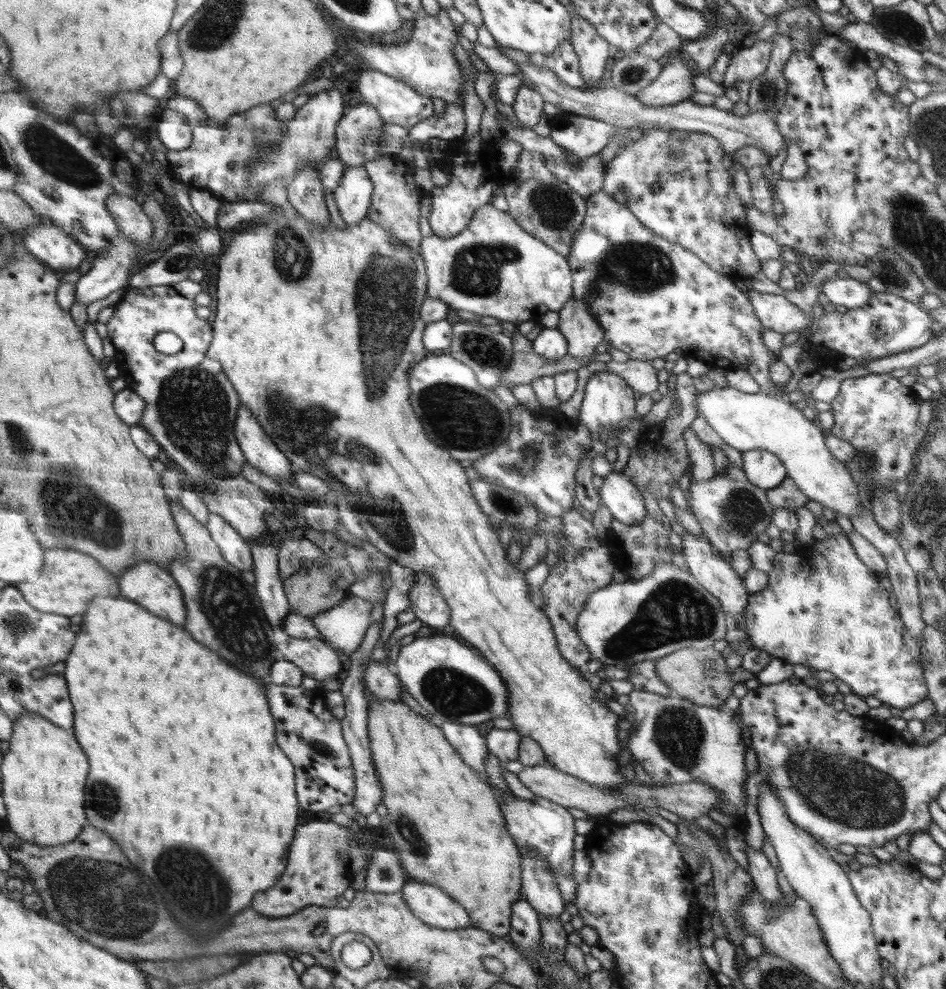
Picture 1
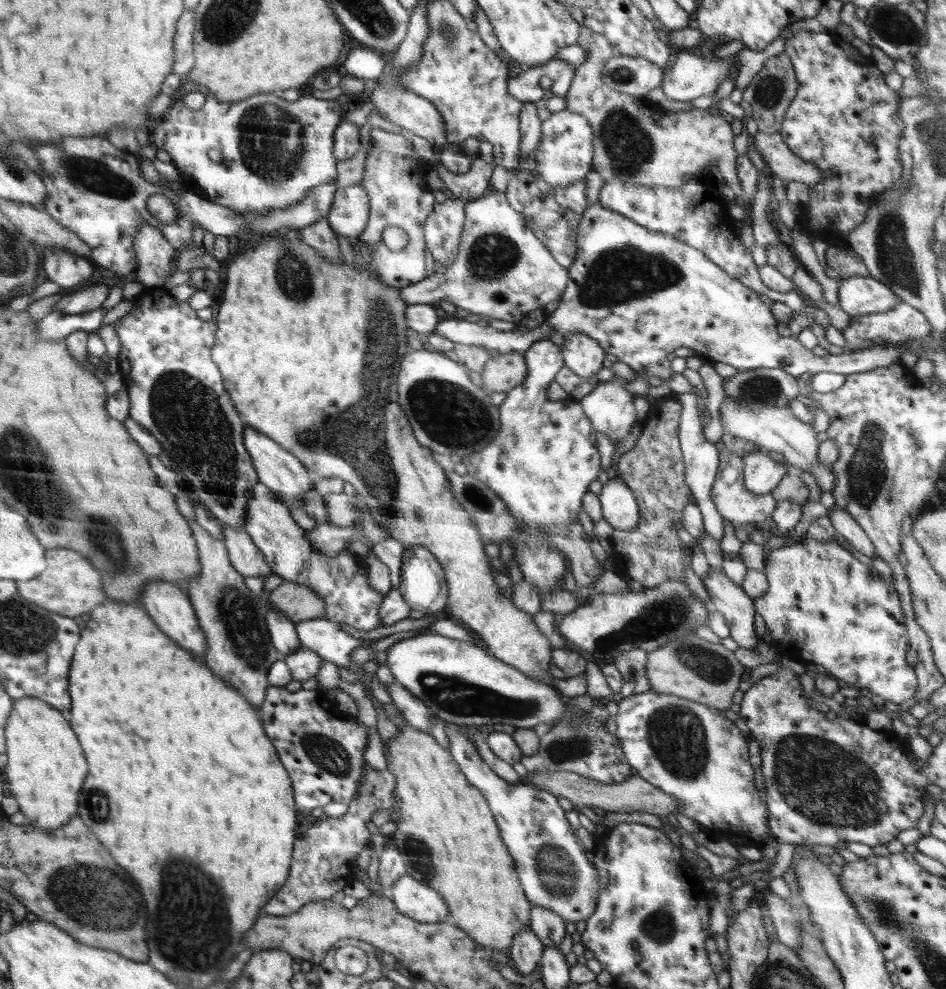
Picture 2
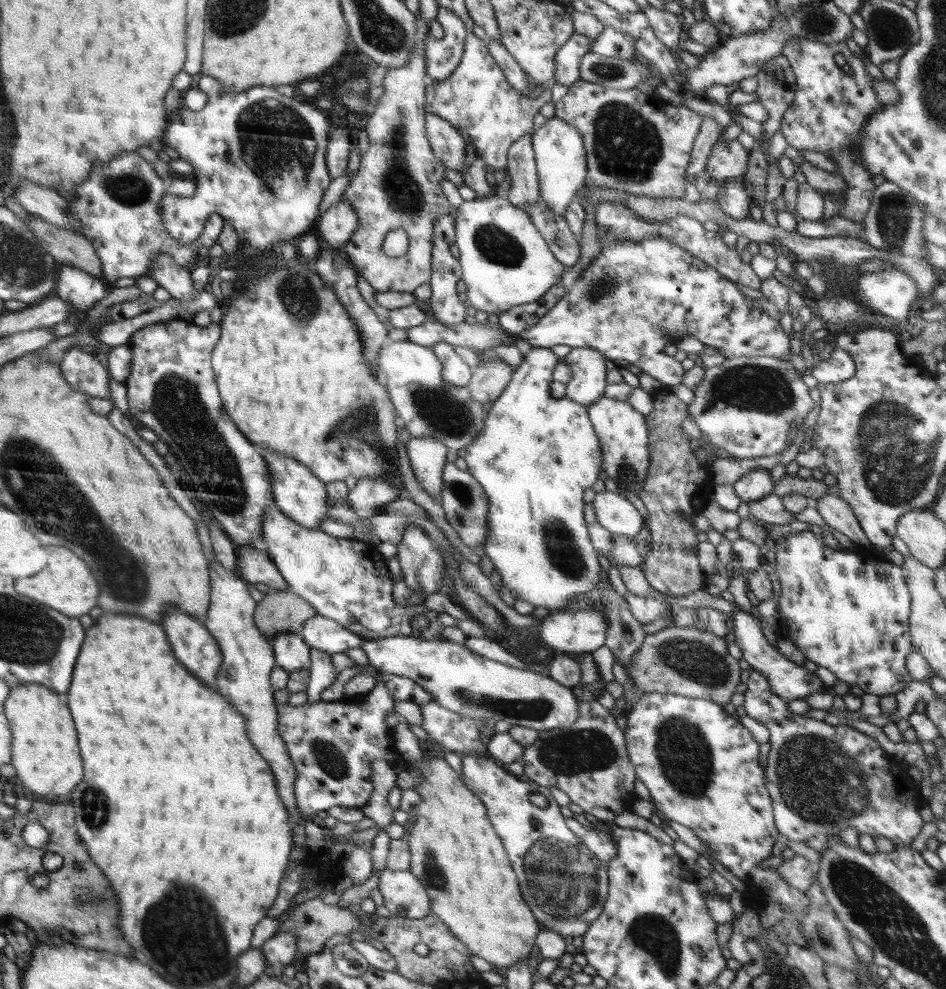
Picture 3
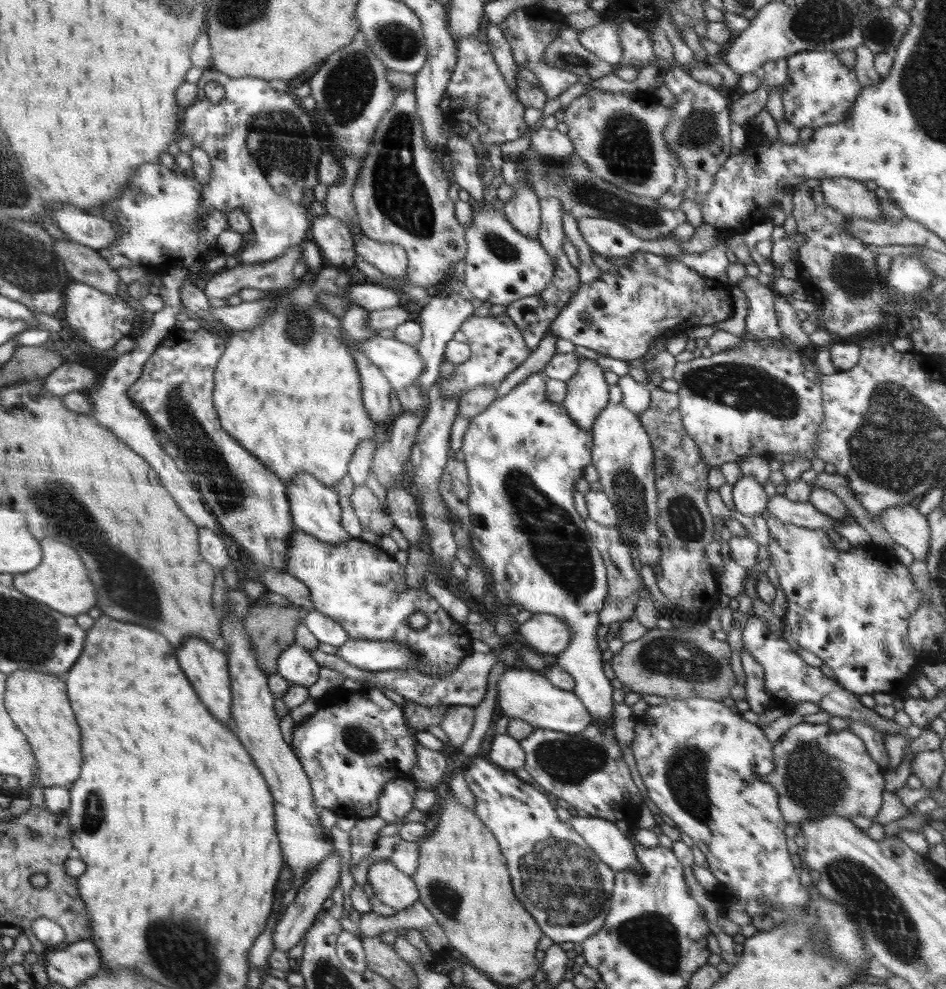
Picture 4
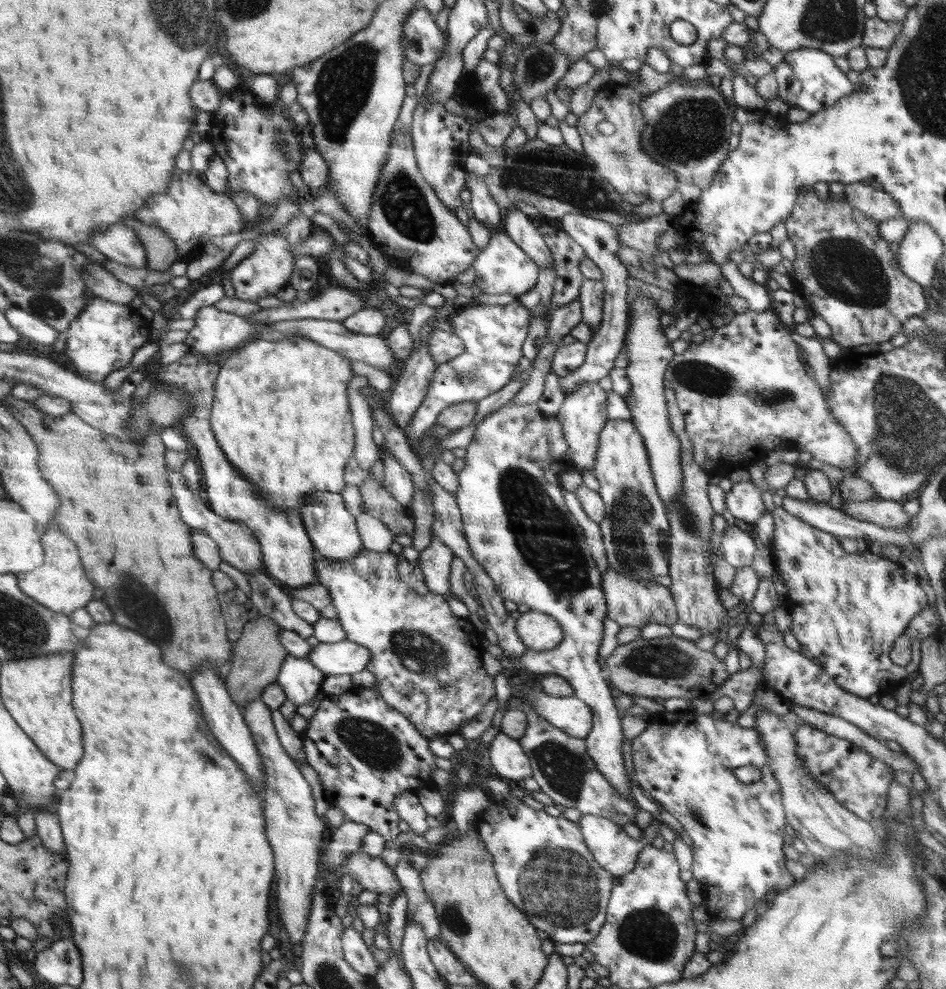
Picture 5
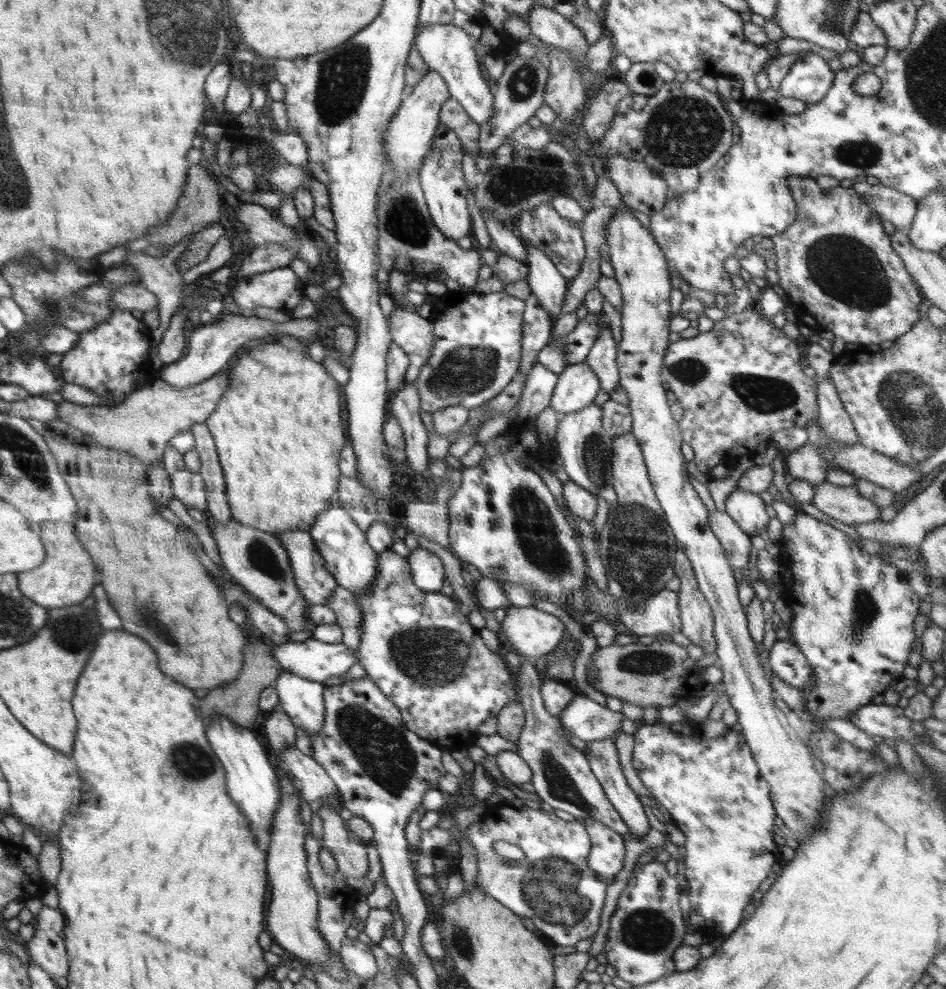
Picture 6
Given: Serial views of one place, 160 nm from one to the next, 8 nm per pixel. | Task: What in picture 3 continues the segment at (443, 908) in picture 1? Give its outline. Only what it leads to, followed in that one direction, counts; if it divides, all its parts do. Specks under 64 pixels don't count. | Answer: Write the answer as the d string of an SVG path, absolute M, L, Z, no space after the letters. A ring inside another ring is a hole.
M388 870L380 873L378 891L384 899L386 907L392 916L405 919L425 917L432 906L432 901L409 870Z

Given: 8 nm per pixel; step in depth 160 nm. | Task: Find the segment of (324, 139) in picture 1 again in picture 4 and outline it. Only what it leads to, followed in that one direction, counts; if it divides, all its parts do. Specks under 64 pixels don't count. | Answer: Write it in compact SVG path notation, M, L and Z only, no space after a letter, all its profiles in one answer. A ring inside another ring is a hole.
M209 69L202 73L196 84L198 99L184 111L182 137L190 136L194 146L202 148L208 154L212 173L208 184L203 186L204 194L201 195L201 206L197 210L199 220L195 222L195 227L201 229L209 225L212 212L216 209L222 212L233 208L244 209L249 216L255 238L240 249L235 261L239 264L272 262L291 247L300 245L302 238L310 230L310 214L306 214L308 210L304 206L310 206L310 202L314 201L314 188L320 184L319 158L322 155L312 120L302 110L302 105L294 102L294 98L284 94L284 91L272 88L269 81L255 76L236 78ZM207 82L219 82L224 87L224 98L217 104L204 96Z

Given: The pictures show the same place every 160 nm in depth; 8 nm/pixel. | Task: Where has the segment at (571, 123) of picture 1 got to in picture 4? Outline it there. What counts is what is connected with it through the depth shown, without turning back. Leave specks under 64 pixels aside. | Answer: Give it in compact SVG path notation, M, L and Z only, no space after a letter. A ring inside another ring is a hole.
M543 126L532 133L530 147L556 163L565 161L567 156L575 152L573 142L566 133ZM543 198L541 206L541 225L539 236L542 248L545 248L553 262L563 253L562 245L566 239L563 231L562 217L564 216L560 201L557 198Z

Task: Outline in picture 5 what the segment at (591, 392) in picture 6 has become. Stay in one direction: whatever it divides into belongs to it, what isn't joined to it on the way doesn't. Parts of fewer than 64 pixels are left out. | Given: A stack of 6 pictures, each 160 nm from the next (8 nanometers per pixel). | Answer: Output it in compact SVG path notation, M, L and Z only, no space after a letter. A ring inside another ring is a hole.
M575 212L565 214L558 220L561 221L561 226L568 233L568 236L571 236L584 249L585 256L602 271L601 281L604 283L605 292L601 325L598 332L592 333L592 338L587 344L585 361L570 374L559 377L560 389L564 390L564 395L570 395L586 381L599 383L601 378L609 376L609 372L615 367L614 359L623 351L628 328L627 316L629 316L629 304L627 302L629 291L626 285L626 278L629 277L629 274L626 267L620 262L620 257L618 258L616 255L616 252L620 251L620 243L618 243L614 225Z

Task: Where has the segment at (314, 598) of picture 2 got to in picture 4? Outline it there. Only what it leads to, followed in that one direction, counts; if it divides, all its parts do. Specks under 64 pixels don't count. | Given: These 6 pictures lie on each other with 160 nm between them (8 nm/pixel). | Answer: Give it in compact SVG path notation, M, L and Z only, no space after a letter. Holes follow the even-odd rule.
M270 603L266 606L258 604L249 608L246 616L243 618L243 625L246 628L246 634L250 637L251 650L255 652L256 661L260 664L260 669L270 677L277 674L279 665L279 656L291 644L296 642L295 630L298 624L302 623L304 613L300 612L300 606L282 607L277 603Z

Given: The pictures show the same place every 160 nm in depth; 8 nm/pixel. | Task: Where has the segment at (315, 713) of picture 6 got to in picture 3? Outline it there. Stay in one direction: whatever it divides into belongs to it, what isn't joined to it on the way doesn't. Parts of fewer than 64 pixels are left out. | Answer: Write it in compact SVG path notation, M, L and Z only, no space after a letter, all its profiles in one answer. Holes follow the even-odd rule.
M279 634L272 644L276 666L289 673L293 670L310 669L311 646L300 634Z

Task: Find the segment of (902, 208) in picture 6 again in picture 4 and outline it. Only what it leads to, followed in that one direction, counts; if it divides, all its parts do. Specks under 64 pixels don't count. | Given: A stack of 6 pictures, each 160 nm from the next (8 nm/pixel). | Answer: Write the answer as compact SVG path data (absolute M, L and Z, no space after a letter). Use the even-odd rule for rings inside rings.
M820 178L825 204L847 217L879 220L882 209L878 196L867 190L864 182L849 178Z

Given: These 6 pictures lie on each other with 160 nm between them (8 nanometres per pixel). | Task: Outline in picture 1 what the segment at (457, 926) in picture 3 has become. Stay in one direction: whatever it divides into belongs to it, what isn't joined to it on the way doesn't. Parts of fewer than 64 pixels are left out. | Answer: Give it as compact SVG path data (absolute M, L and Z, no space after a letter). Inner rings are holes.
M377 698L377 701L369 702L368 712L367 728L369 730L369 737L371 738L373 763L383 786L382 803L384 803L388 811L386 818L390 820L386 829L388 834L392 836L392 840L395 840L394 845L398 850L399 862L404 872L409 879L436 886L443 892L446 892L456 902L460 903L466 909L472 927L484 930L496 937L507 938L511 930L512 905L522 896L520 894L522 891L522 888L520 888L522 885L521 856L514 844L514 840L508 834L503 814L501 813L496 797L491 792L491 787L480 780L477 772L474 772L467 764L464 764L456 749L444 738L444 733L441 731L440 726L434 725L433 722L428 721L428 719L413 711L408 705L400 701L400 699L387 700L387 698Z

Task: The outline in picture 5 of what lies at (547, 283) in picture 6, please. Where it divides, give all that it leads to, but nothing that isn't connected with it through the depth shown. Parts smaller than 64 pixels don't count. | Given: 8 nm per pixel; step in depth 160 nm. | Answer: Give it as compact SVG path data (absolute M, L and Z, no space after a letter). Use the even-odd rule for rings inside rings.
M517 208L509 209L509 211L502 228L512 242L517 244L538 265L539 270L551 266L553 254L529 216Z

